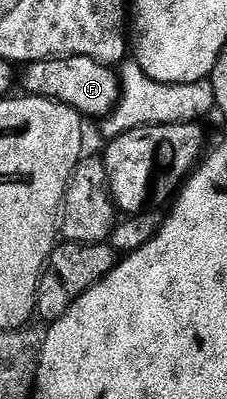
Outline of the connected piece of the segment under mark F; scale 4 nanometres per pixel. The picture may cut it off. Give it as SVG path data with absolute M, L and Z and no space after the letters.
M72 54L57 58L44 58L28 63L23 76L24 90L30 97L49 98L71 106L84 119L102 120L119 103L119 75L106 62L98 62L89 56Z

